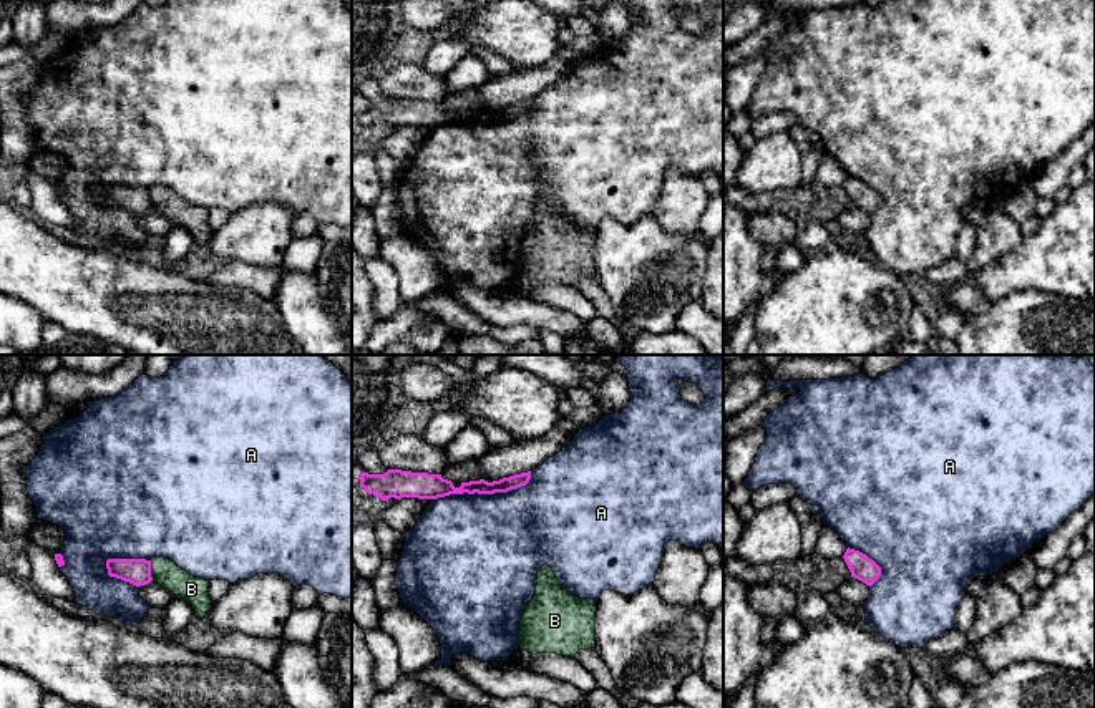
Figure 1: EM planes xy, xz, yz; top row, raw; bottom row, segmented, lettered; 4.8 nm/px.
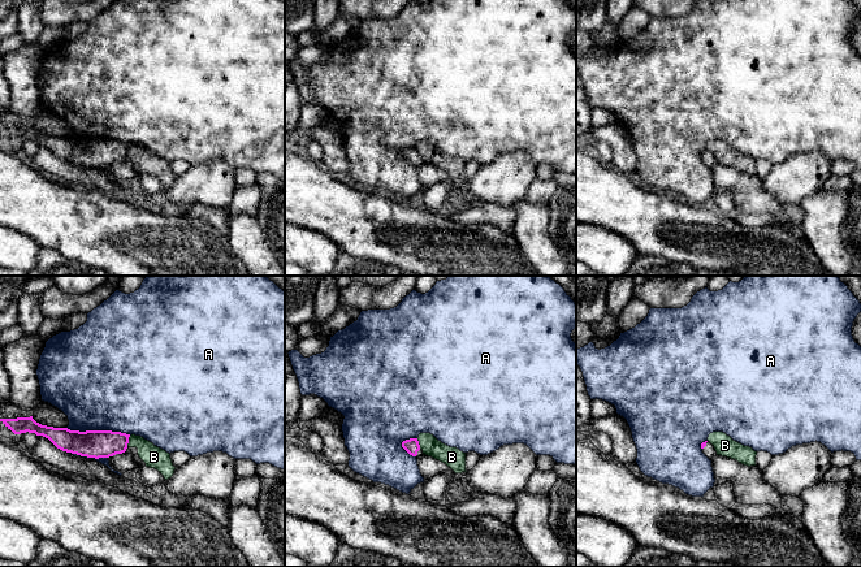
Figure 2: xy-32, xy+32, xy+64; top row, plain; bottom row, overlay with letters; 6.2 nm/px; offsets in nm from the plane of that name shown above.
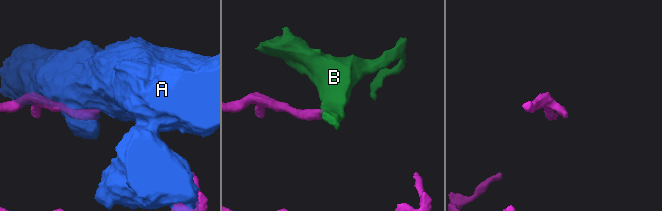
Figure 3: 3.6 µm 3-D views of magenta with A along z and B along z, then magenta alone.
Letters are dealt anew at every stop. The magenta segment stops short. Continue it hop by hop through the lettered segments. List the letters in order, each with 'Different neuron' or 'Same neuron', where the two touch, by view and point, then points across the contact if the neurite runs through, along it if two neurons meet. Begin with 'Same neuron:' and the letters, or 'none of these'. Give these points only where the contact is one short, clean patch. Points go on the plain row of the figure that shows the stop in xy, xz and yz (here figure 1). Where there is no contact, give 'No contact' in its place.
Same neuron: B
A: Different neuron. Touches magenta at xz (483, 121)
B: Same neuron. Touches magenta at xy (150, 199). Path across: xy (135, 199), (150, 199), (163, 199), (191, 218)

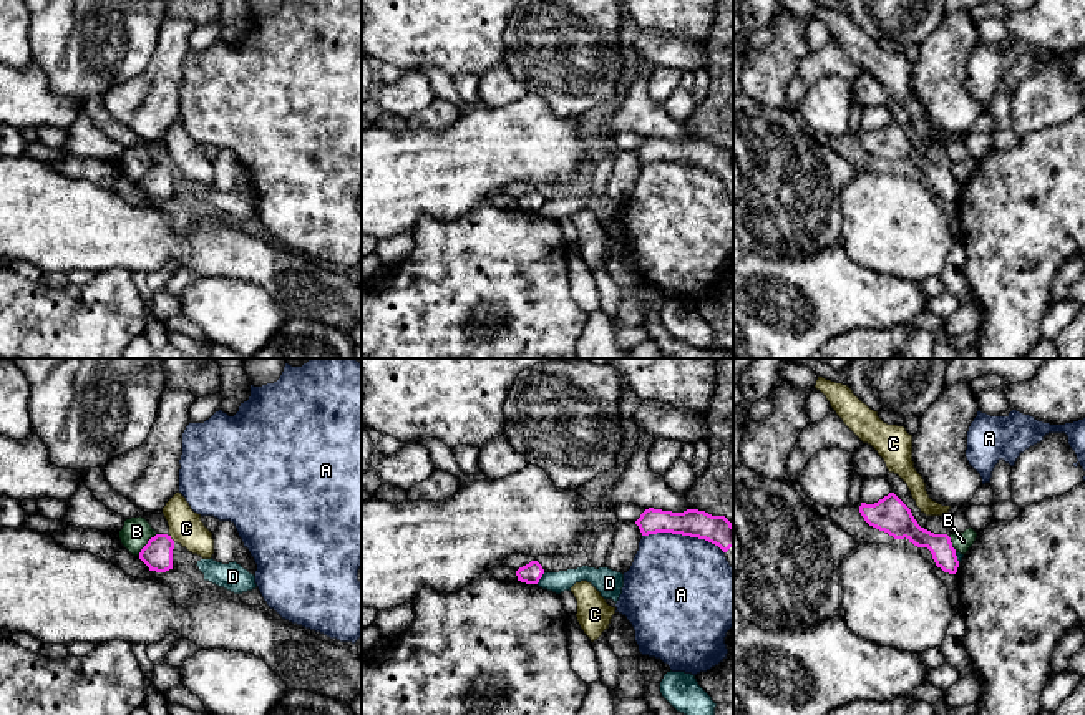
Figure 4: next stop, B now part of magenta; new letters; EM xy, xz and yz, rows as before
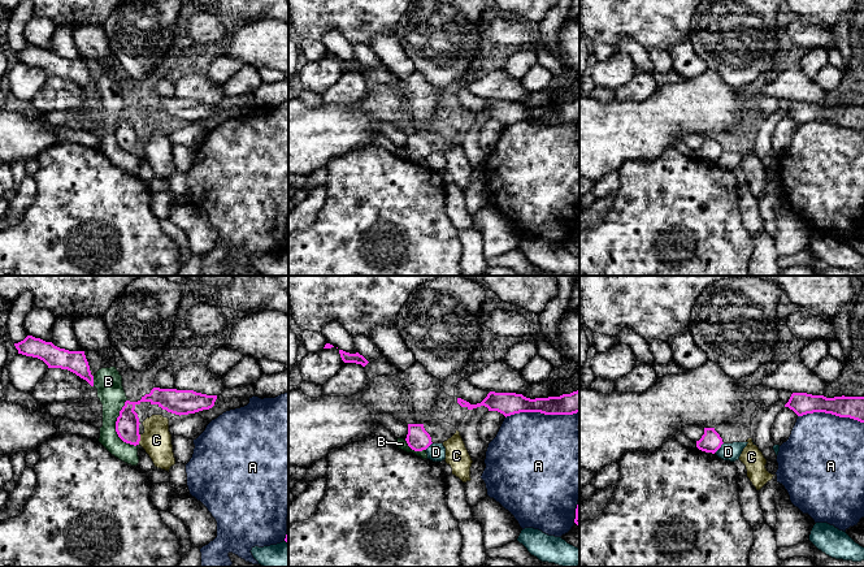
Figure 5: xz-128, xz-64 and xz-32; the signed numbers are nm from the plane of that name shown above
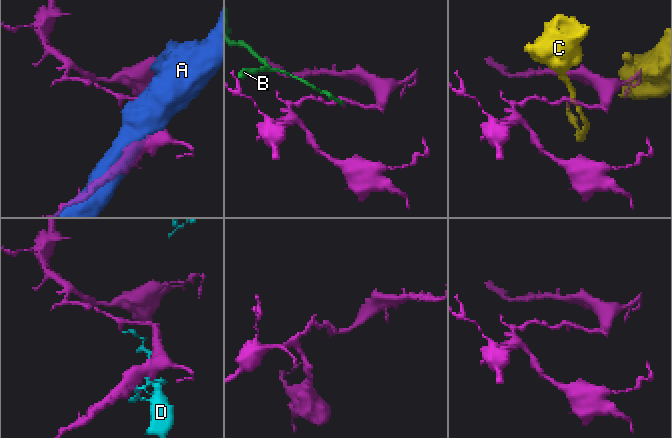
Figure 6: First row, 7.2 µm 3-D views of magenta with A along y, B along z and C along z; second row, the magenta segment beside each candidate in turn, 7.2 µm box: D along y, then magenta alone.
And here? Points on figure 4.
Same neuron: none of these
A: Different neuron. Touches magenta at xz (684, 163)
B: Different neuron. Touches magenta at xy (146, 173)
C: Different neuron. Touches magenta at xy (170, 166). Boundary: xy (170, 163), (175, 170)
D: Different neuron. Touches magenta at xz (541, 204)

